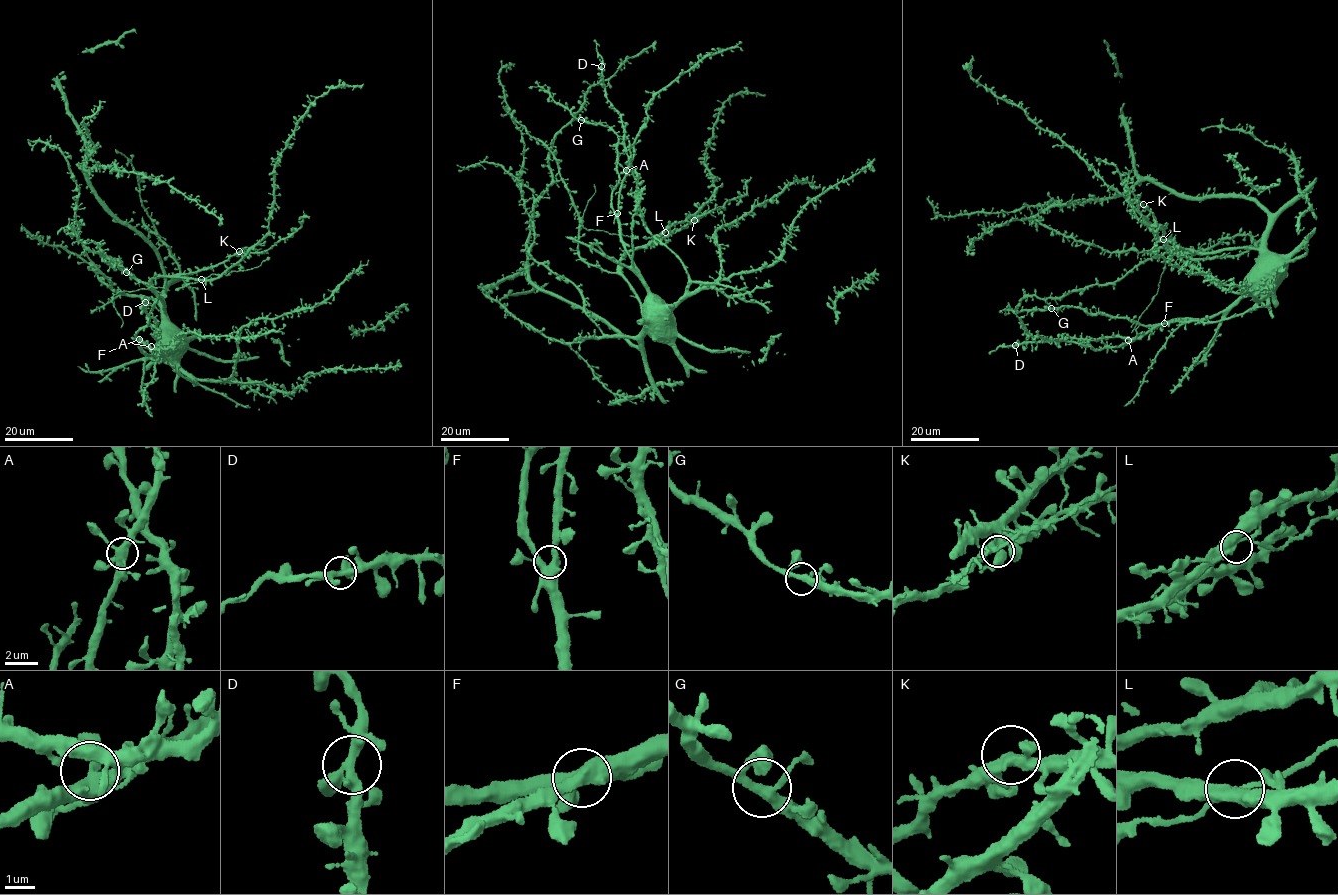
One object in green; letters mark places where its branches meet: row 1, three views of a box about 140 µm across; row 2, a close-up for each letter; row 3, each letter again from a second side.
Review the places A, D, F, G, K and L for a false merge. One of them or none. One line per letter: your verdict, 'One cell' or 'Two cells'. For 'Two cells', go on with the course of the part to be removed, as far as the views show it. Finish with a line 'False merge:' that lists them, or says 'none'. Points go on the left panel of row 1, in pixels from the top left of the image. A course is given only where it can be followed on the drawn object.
A: One cell
D: One cell
F: One cell
G: One cell
K: One cell
L: One cell
False merge: none

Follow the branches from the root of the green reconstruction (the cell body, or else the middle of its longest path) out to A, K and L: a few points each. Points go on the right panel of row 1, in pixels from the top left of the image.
A: (1267, 224), (1264, 257), (1250, 273), (1243, 293), (1233, 302), (1204, 318), (1164, 322), (1128, 340)
K: (1267, 224), (1266, 239), (1258, 249), (1235, 248), (1203, 253), (1175, 245), (1143, 204)
L: (1267, 224), (1266, 239), (1258, 249), (1235, 248), (1203, 253), (1183, 249), (1175, 245), (1172, 239), (1163, 239)

